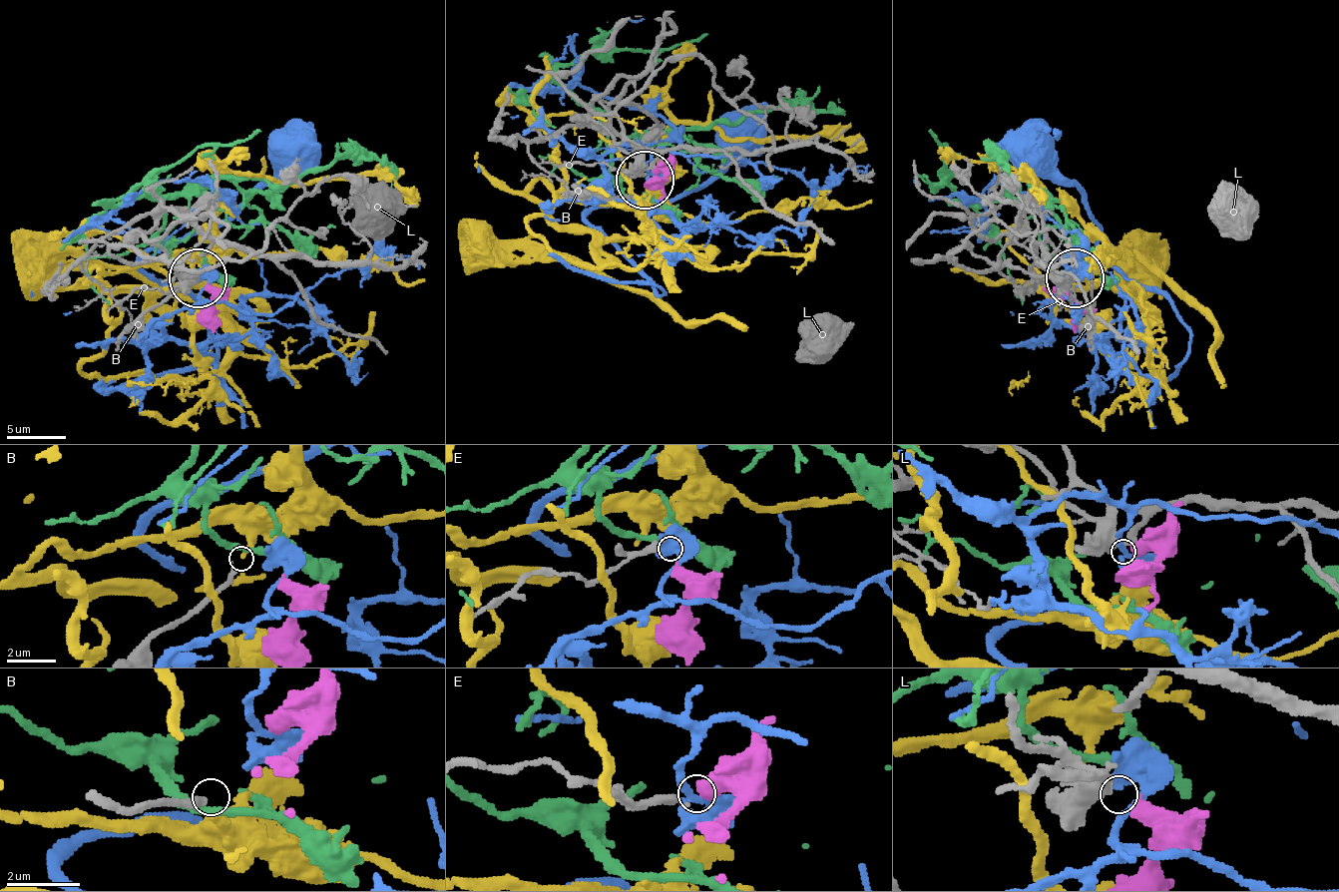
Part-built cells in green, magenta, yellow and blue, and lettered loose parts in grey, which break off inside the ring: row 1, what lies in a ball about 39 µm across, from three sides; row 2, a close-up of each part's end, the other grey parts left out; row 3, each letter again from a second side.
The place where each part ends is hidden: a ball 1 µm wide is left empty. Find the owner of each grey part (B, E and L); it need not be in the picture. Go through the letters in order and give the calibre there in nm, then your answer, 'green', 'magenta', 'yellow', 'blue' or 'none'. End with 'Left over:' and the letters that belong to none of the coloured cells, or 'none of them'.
B: 190 nm thick; none
E: 240 nm thick; blue
L: 400 nm thick; magenta
Left over: B

